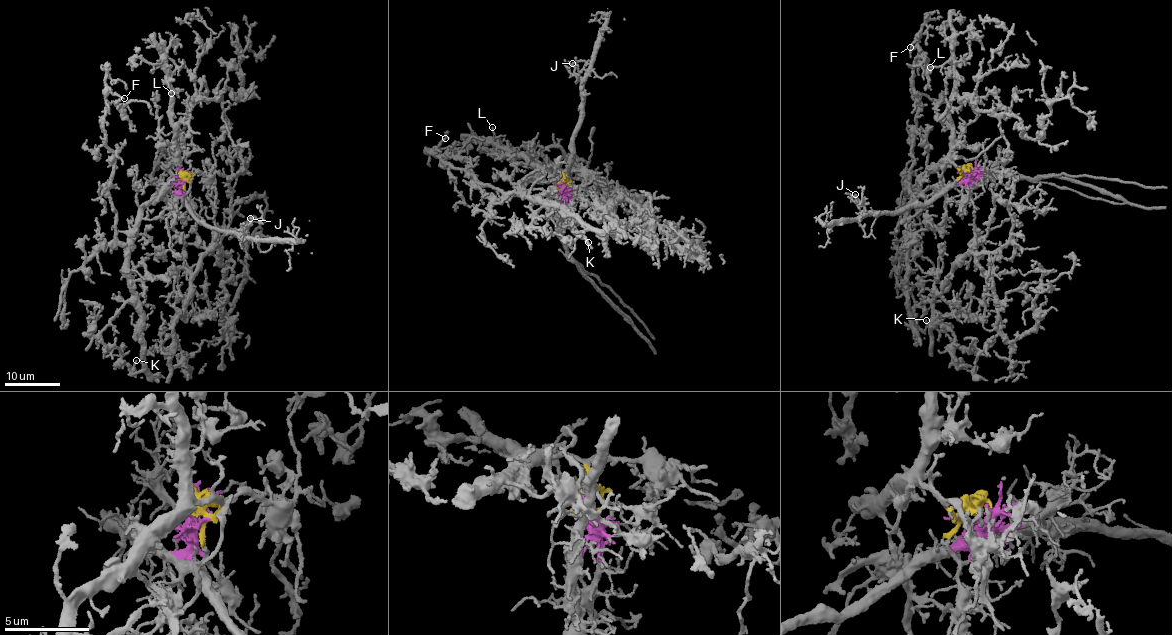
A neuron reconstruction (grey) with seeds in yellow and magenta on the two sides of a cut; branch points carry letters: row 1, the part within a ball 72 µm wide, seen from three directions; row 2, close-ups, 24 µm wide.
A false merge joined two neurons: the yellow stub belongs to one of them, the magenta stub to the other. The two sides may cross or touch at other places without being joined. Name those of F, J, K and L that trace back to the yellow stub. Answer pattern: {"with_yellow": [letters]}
{"with_yellow": ["F", "K", "L"]}

